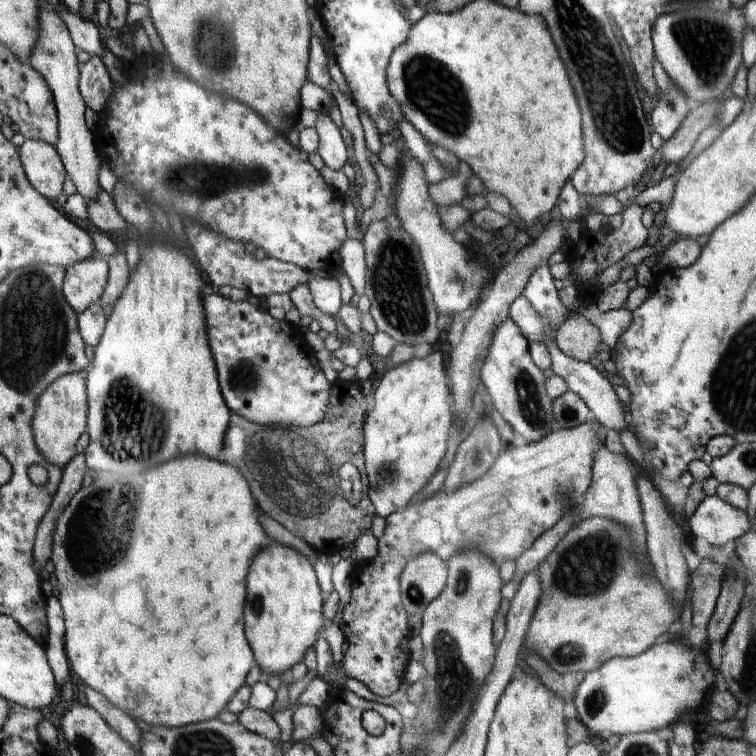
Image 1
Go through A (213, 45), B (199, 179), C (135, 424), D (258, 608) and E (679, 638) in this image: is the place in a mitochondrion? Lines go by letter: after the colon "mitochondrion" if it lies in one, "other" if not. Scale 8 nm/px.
A: mitochondrion
B: mitochondrion
C: mitochondrion
D: mitochondrion
E: other

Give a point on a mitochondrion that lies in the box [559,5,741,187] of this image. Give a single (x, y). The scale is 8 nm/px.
(707, 41)

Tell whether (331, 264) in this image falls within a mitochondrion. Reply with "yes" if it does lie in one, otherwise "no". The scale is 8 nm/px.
no

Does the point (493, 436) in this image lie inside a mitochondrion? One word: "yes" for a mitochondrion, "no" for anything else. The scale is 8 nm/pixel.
no

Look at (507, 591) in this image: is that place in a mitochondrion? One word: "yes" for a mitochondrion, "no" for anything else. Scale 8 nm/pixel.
no

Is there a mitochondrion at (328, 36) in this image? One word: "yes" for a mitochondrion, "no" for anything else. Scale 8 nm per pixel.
no

